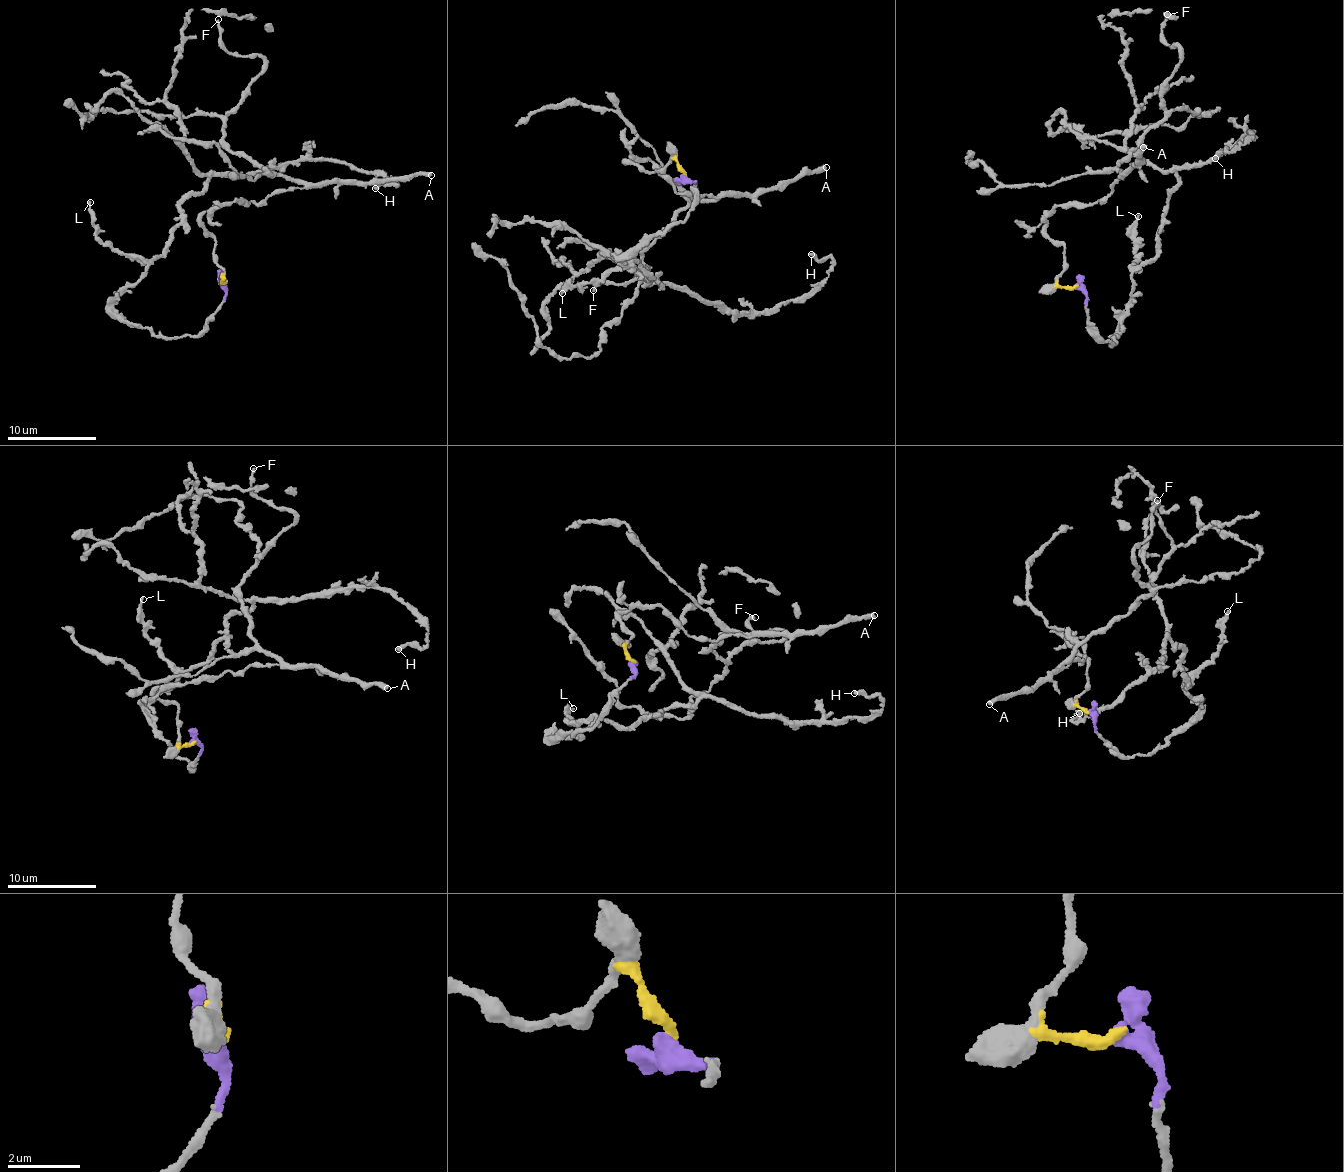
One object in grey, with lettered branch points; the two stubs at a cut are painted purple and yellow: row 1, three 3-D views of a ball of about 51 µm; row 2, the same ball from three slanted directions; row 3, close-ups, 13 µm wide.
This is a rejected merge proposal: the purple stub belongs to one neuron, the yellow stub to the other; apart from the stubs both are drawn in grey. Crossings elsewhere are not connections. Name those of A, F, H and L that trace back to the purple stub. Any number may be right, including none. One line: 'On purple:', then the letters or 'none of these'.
On purple: H, L

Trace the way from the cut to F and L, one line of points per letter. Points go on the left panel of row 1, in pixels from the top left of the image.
F: (226, 280), (199, 219), (298, 184), (223, 140), (226, 114), (264, 62), (227, 52), (218, 19)
L: (226, 280), (221, 308), (196, 334), (159, 338), (136, 327), (113, 304), (146, 265), (97, 237), (91, 201)

